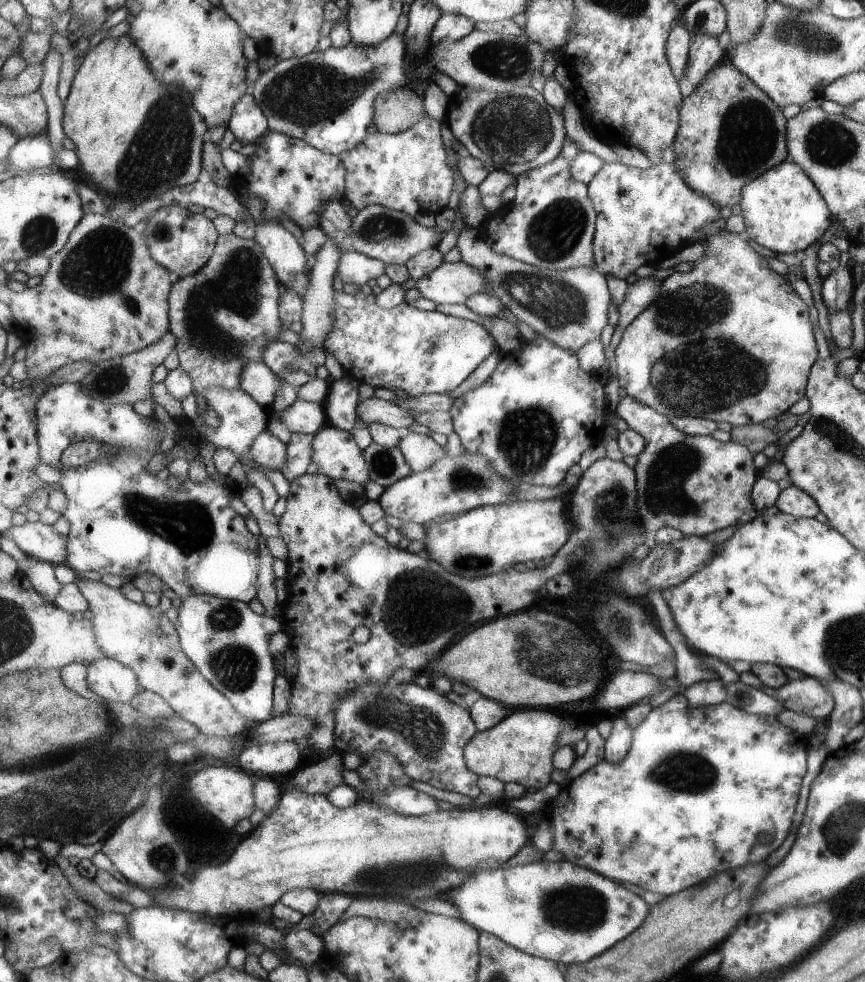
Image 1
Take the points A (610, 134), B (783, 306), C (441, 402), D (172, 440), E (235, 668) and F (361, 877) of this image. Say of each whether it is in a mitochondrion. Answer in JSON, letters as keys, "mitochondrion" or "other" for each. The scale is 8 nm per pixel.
{"A":"other","B":"other","C":"other","D":"other","E":"mitochondrion","F":"mitochondrion"}

